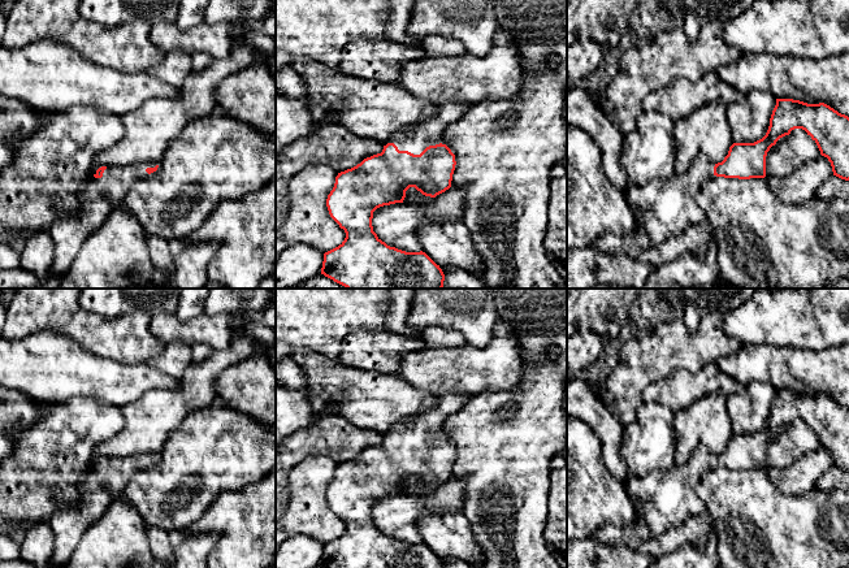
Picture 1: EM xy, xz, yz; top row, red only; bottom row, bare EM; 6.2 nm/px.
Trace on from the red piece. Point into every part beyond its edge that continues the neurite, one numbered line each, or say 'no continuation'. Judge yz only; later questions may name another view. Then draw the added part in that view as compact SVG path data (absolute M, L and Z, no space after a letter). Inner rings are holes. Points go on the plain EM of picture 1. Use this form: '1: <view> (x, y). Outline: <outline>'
no continuation

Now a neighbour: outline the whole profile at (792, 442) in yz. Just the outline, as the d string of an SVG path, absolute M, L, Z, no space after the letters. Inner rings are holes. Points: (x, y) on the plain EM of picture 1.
M794 420L780 429L766 447L766 467L785 468L809 452L820 447L820 442L811 428L802 420Z

